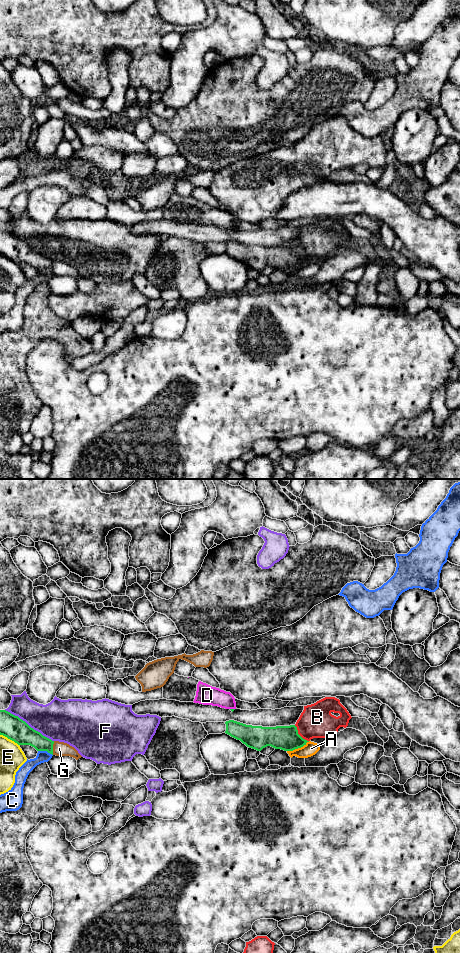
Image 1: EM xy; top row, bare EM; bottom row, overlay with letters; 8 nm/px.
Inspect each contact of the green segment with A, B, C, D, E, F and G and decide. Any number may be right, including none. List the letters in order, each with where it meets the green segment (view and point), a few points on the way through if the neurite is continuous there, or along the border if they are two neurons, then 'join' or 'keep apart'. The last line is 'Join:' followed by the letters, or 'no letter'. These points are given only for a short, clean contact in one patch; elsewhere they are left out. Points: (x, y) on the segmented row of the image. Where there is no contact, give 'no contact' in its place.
A: meets green in xy at (298, 747); keep apart
B: meets green in xy at (298, 734); keep apart
C: meets green in xy at (45, 750); border along xy (38, 750), (46, 750), (52, 755); keep apart
D: meets green in xy at (232, 709); border along xy (230, 708), (234, 709); keep apart
E: meets green in xy at (9, 738); keep apart
F: meets green in xy at (28, 725); keep apart
G: meets green in xy at (52, 748); keep apart
Join: no letter

